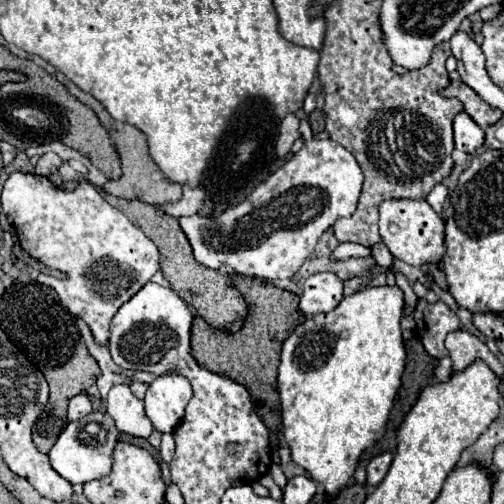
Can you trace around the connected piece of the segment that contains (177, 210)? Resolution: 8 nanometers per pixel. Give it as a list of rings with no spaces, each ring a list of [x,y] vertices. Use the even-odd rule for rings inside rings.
[[[186,184],[182,200],[176,202],[176,204],[164,204],[164,206],[160,206],[160,210],[170,214],[170,216],[176,216],[176,218],[192,216],[192,214],[196,214],[202,208],[204,198],[206,198],[204,190],[198,190],[198,188],[192,188],[192,186]]]

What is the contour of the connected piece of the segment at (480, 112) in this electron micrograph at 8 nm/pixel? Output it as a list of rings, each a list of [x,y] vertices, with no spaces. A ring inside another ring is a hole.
[[[460,80],[450,82],[448,88],[442,90],[444,96],[448,98],[458,98],[464,104],[464,112],[470,114],[470,118],[480,126],[480,128],[488,128],[492,124],[496,124],[502,118],[502,112],[496,108],[490,108],[470,86],[466,86]]]

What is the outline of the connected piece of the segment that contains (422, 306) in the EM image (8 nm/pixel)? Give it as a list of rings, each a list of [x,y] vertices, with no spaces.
[[[418,300],[414,320],[426,352],[434,358],[448,356],[448,350],[444,348],[444,340],[448,332],[460,328],[458,316],[444,302],[428,304],[426,300]]]

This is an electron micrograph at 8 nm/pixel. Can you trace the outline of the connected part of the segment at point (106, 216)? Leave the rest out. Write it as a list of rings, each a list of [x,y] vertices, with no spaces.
[[[14,172],[10,174],[2,190],[2,210],[6,216],[12,218],[20,246],[34,260],[66,274],[66,278],[40,274],[40,282],[54,288],[56,294],[60,296],[60,302],[74,316],[80,316],[90,326],[94,340],[98,344],[106,344],[110,336],[108,324],[118,312],[118,308],[126,304],[160,270],[156,244],[138,226],[134,226],[120,210],[110,206],[90,182],[80,182],[74,192],[64,192],[44,176]]]

